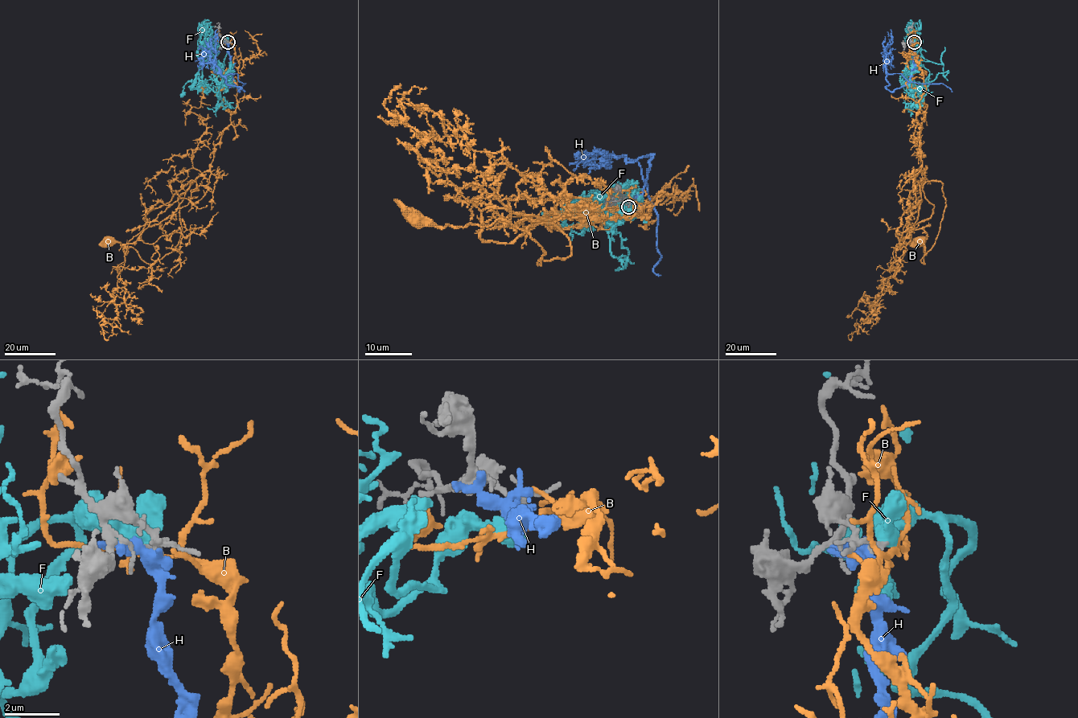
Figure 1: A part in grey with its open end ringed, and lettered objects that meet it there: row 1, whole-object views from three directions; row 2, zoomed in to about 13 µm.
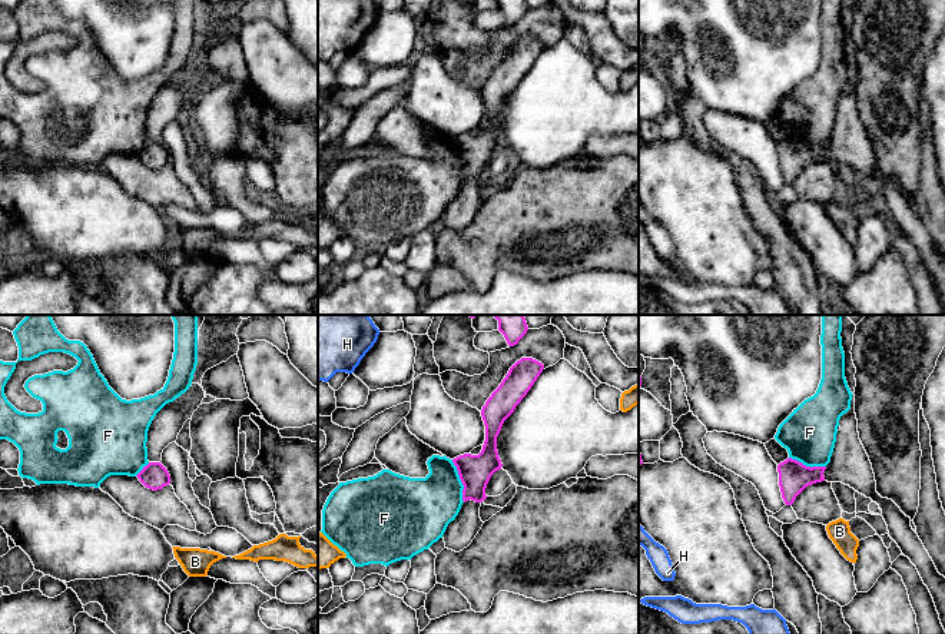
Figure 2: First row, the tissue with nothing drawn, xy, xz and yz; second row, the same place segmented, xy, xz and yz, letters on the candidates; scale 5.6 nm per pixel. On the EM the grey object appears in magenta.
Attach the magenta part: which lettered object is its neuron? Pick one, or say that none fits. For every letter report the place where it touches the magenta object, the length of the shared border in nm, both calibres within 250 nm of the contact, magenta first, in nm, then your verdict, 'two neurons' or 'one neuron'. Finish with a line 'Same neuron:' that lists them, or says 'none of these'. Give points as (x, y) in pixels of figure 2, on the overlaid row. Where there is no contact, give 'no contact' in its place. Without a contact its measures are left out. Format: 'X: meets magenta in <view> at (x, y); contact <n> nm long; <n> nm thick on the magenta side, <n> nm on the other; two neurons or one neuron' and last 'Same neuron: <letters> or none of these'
B: no contact; two neurons
F: meets magenta in xz at (461, 481); contact 260 nm long; 180 nm thick on the magenta side, 320 nm on the other; two neurons
H: no contact; two neurons
Same neuron: none of these

